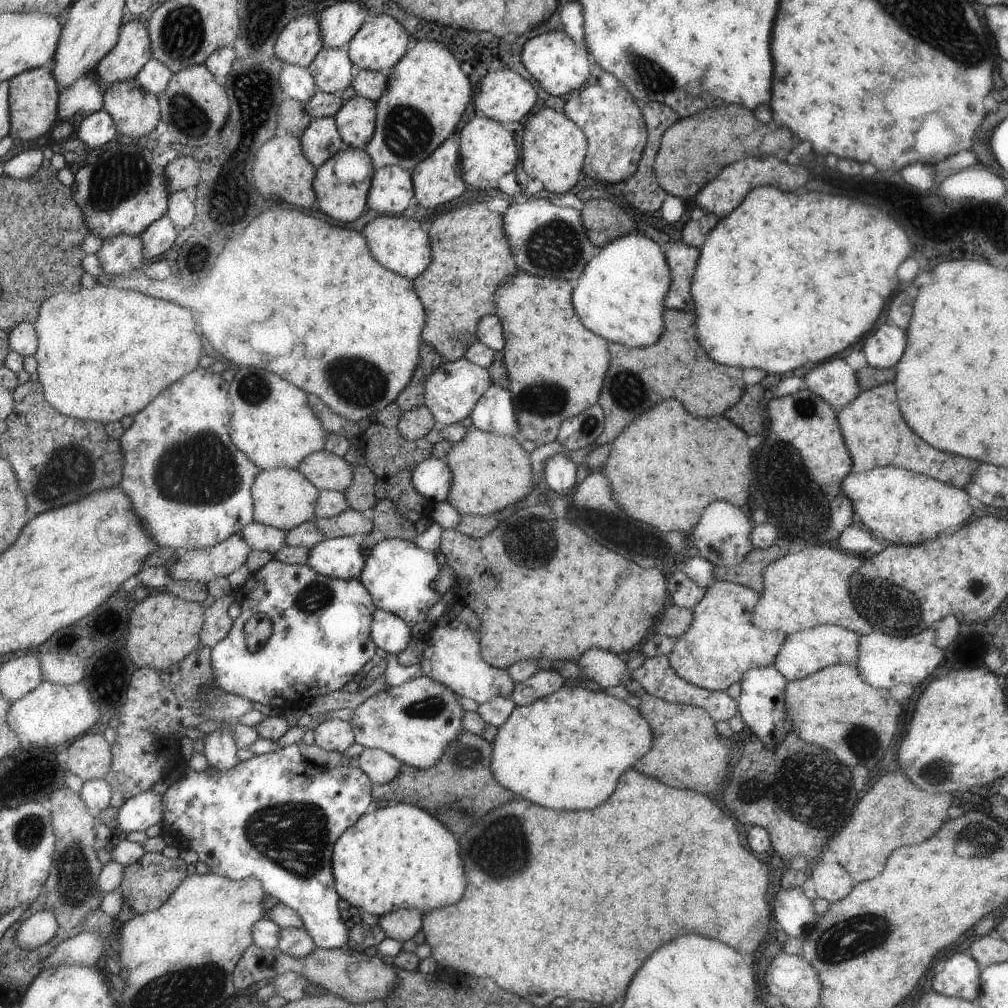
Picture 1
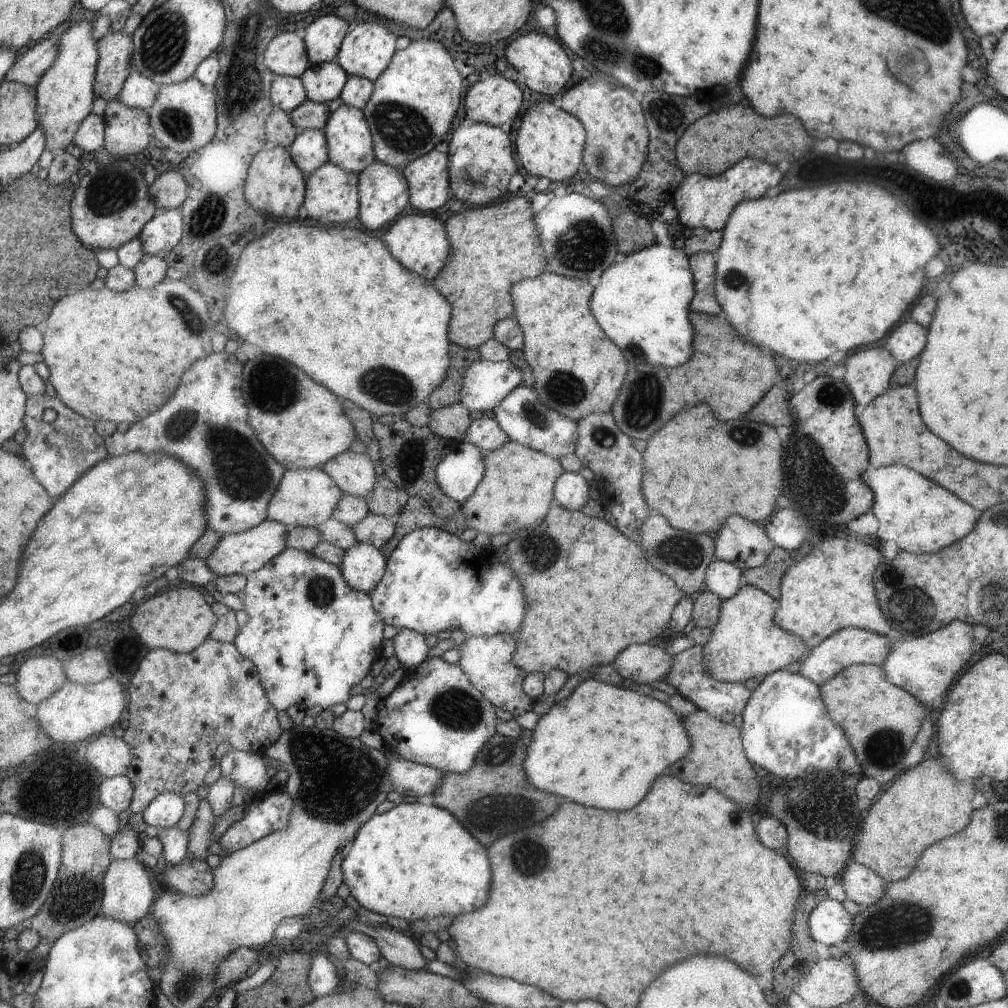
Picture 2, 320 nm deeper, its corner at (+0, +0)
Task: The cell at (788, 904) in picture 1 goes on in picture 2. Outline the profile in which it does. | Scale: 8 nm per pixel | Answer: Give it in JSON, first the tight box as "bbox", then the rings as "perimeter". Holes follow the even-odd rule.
{"bbox":[808,899,852,946],"perimeter":[[[834,899],[818,902],[808,916],[808,929],[813,940],[825,946],[841,944],[852,930],[852,916]]]}

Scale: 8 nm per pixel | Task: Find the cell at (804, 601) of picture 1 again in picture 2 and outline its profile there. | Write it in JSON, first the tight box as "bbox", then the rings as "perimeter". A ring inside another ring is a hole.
{"bbox":[774,538,892,649],"perimeter":[[[825,538],[813,543],[812,551],[791,565],[782,576],[774,624],[802,638],[811,649],[843,627],[870,630],[880,635],[892,634],[871,584],[873,570],[879,562],[881,554],[859,540]]]}

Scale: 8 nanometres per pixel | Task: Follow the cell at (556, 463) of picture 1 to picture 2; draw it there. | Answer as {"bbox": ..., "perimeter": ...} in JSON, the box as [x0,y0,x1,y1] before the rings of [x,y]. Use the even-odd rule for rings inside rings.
{"bbox":[555,471,589,511],"perimeter":[[[563,471],[561,476],[555,481],[555,502],[567,510],[579,511],[579,508],[587,502],[589,495],[589,486],[579,476],[579,473]]]}

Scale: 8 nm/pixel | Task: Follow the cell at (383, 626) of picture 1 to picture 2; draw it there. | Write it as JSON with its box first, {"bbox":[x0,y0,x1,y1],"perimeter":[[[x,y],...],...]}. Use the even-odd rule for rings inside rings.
{"bbox":[393,629,429,669],"perimeter":[[[400,629],[393,637],[394,655],[406,669],[415,668],[426,660],[429,649],[423,643],[423,636],[409,629]]]}

